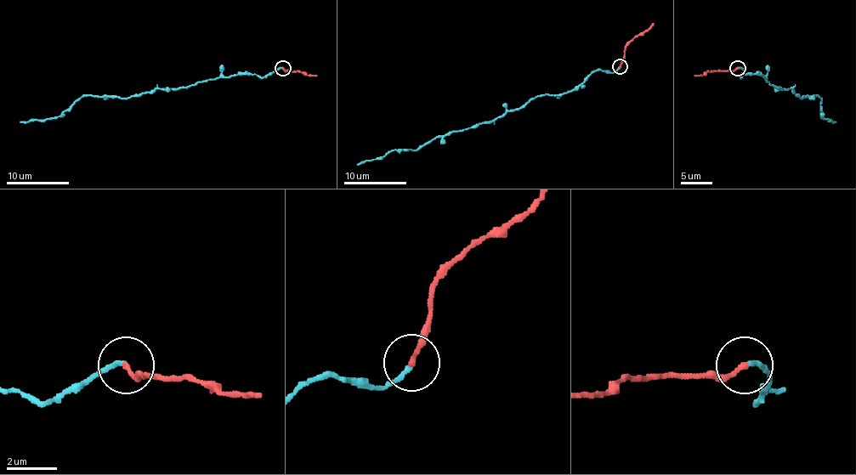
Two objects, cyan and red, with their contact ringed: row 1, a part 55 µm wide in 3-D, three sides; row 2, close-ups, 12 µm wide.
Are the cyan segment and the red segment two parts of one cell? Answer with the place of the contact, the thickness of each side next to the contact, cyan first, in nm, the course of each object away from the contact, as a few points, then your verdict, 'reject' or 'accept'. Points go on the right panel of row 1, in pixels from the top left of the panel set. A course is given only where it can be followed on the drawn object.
at (738, 68); 180 nm thick on the cyan side, 190 nm on the other; cyan runs (739, 68), (744, 71), (740, 76), (761, 75), (800, 98), (818, 95), (820, 115), (836, 121); red runs (737, 68), (705, 71), (694, 76); accept

